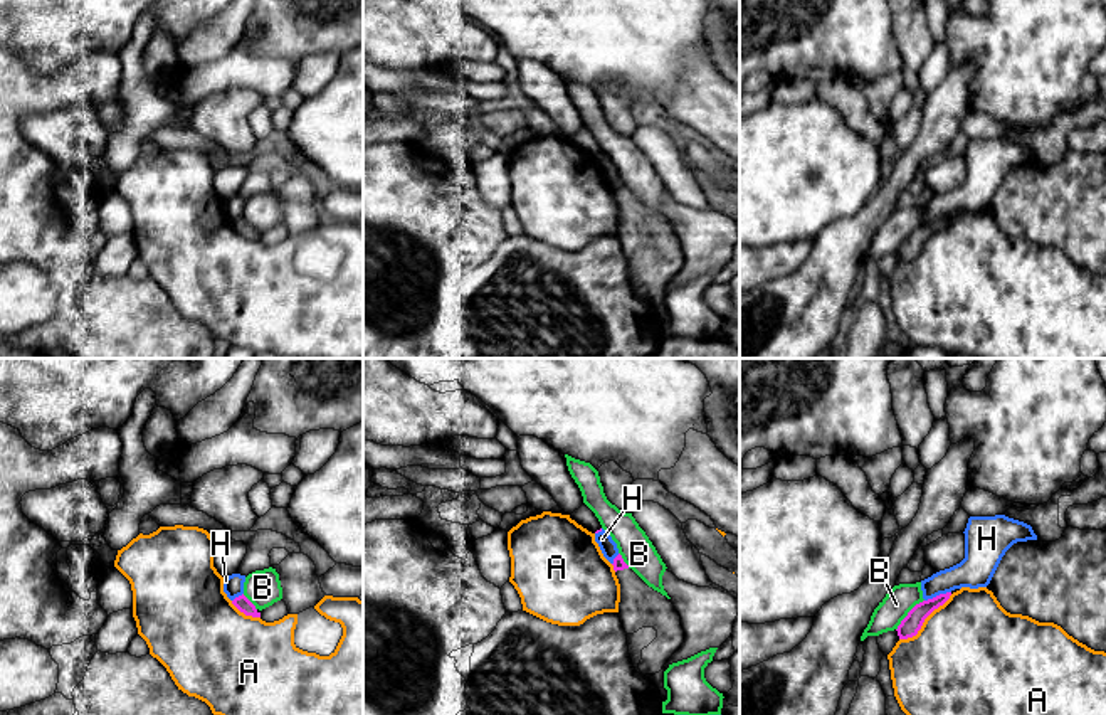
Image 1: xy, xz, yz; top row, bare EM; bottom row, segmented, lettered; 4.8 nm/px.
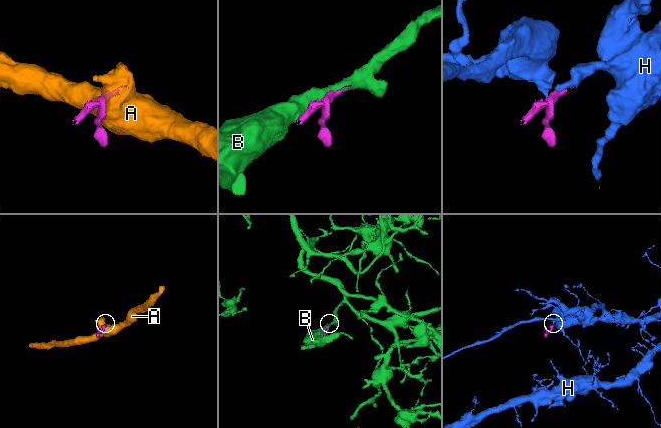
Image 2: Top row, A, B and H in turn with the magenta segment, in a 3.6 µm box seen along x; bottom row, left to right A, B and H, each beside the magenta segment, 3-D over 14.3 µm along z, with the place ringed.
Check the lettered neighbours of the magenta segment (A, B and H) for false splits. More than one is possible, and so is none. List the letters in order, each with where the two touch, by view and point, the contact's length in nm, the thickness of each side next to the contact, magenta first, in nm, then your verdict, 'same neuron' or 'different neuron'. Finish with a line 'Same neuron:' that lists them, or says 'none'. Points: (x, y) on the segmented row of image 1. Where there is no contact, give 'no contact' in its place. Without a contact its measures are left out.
A: yz (923, 621) | 340 nm | 90/500 nm | different neuron
B: yz (908, 614) | 200 nm | 90/140 nm | different neuron
H: yz (937, 596) | 140 nm | 90/160 nm | different neuron
Same neuron: none

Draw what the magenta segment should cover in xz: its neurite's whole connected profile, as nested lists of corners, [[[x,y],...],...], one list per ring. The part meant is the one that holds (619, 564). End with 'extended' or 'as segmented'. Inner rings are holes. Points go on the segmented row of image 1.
[[[619,553],[614,570],[620,584],[619,617],[637,673],[664,686],[664,665],[684,643],[681,616],[671,599],[649,587]]] | extended

